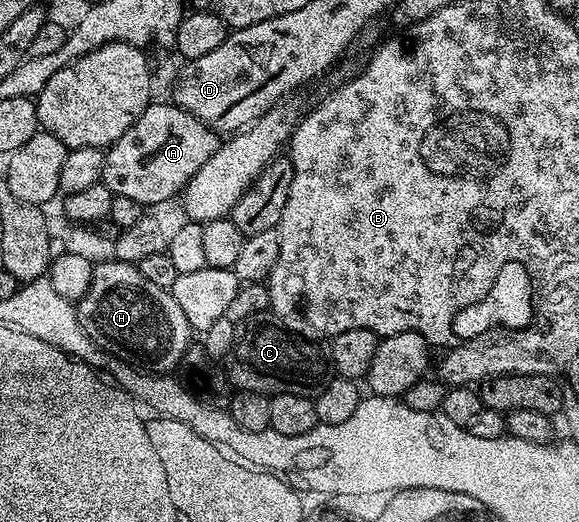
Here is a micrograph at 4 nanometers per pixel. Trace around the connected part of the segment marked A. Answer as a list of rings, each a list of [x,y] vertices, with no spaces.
[[[152,102],[126,133],[115,144],[105,149],[106,161],[101,183],[106,184],[108,190],[115,196],[132,198],[143,206],[162,204],[165,200],[172,199],[174,195],[175,199],[185,189],[188,181],[196,174],[196,170],[200,170],[200,166],[204,166],[204,162],[208,162],[208,158],[216,154],[219,143],[219,133],[204,122],[200,122],[200,118],[196,118],[173,102],[167,104]]]

